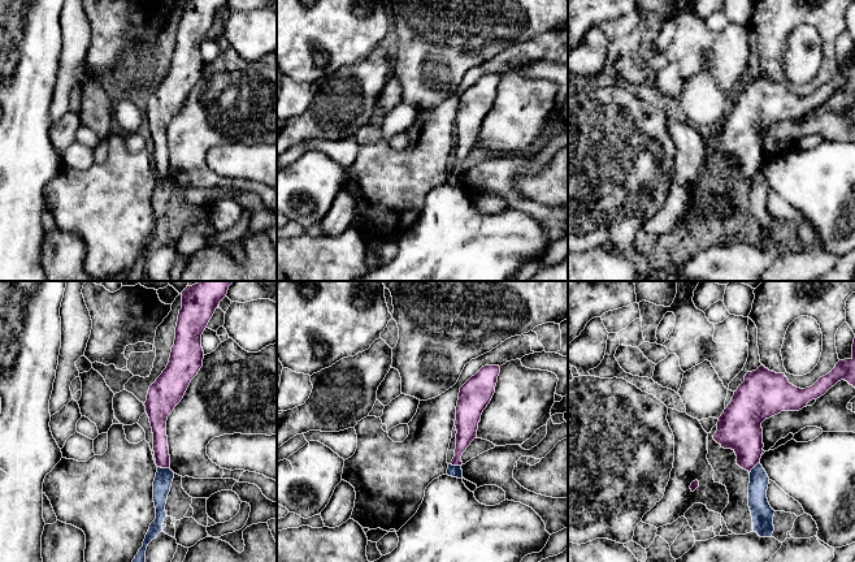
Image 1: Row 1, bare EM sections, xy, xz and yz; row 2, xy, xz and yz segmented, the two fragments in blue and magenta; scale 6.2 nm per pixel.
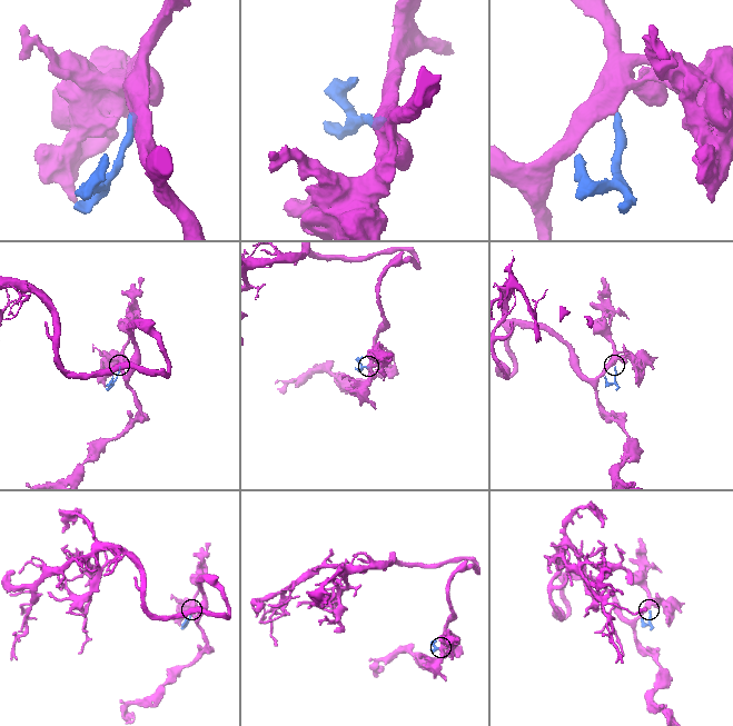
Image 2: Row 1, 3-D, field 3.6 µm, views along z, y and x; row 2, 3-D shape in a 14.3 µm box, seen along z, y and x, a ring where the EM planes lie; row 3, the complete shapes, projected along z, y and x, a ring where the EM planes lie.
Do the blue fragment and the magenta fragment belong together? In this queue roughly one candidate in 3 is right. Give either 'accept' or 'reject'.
reject

